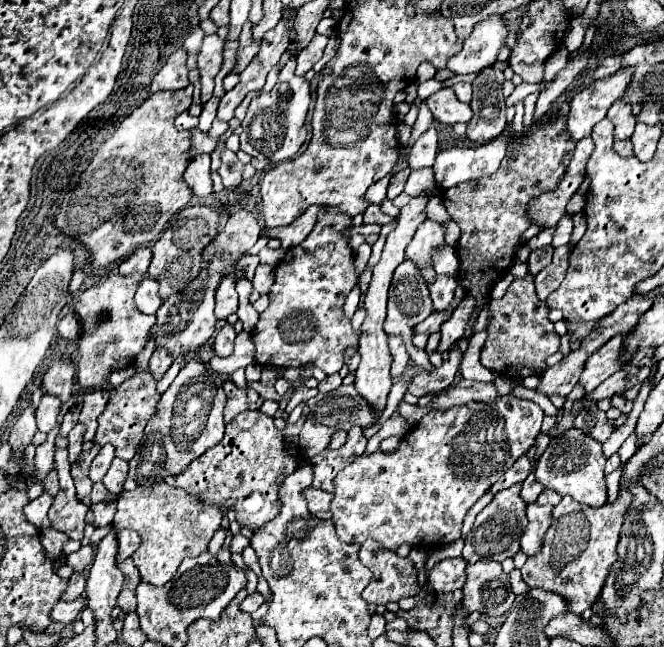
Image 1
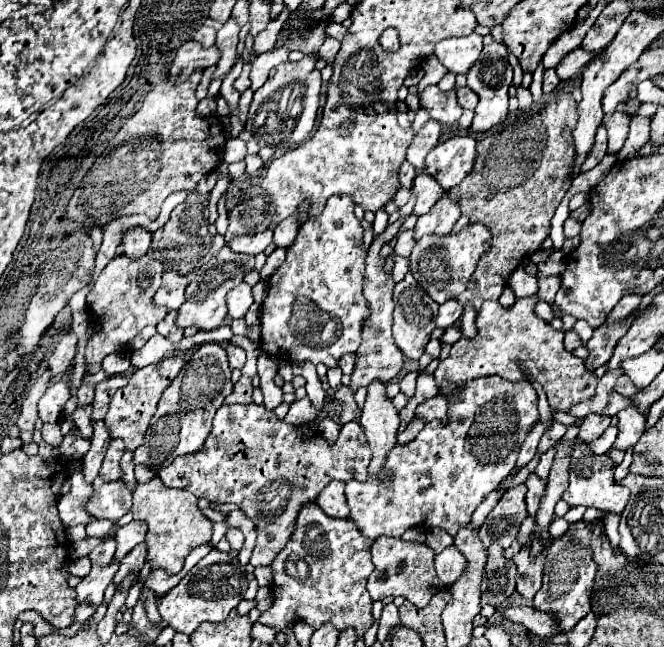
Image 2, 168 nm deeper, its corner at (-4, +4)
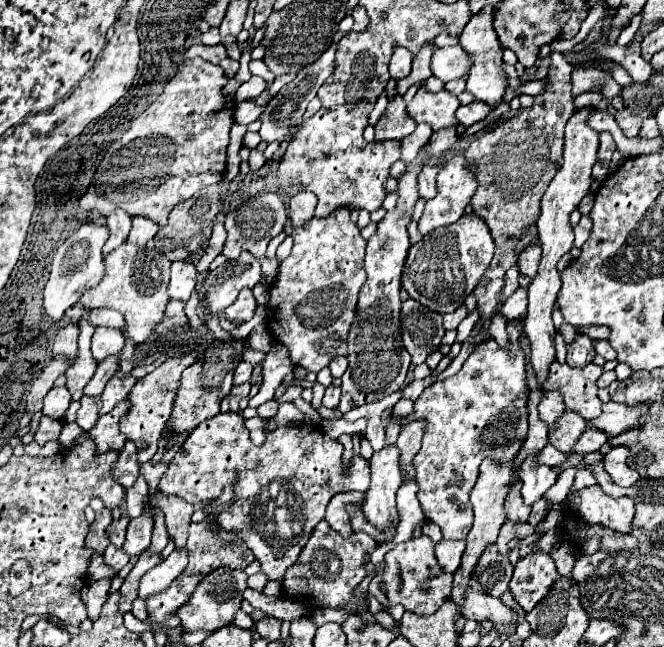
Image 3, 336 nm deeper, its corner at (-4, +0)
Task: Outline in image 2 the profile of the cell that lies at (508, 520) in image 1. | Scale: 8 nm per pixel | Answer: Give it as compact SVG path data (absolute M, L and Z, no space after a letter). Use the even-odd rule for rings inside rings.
M524 484L506 490L478 530L484 548L488 548L492 542L500 542L502 548L508 548L516 540L518 528L526 516Z

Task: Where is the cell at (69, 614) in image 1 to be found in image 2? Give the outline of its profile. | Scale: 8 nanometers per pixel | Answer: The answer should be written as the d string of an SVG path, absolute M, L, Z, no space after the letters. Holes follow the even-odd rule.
M118 560L110 562L106 568L92 566L90 574L84 576L82 582L76 586L76 602L98 608L102 604L104 590L112 582L116 570L118 570Z

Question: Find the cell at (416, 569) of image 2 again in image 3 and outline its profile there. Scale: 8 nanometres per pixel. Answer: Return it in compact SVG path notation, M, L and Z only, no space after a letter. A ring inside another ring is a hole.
M422 534L418 538L410 538L408 542L398 544L394 550L386 554L386 566L388 570L380 576L374 576L368 588L368 594L372 594L382 606L388 608L402 604L408 612L428 616L450 598L452 574L442 574L442 568L438 566L434 556L434 542L428 536Z

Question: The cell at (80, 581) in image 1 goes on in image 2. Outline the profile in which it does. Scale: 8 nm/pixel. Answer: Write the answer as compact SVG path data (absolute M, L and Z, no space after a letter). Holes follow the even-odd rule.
M110 538L110 540L104 540L88 558L90 558L90 562L92 564L98 564L98 566L108 566L110 562L112 562L112 558L114 558L114 548L116 548L116 544L114 544L114 538Z

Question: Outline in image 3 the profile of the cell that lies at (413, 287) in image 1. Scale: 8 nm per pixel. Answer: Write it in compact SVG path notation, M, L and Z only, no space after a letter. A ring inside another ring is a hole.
M406 300L400 314L402 342L412 356L412 364L422 364L426 358L440 348L444 338L442 316L420 306L416 300Z

